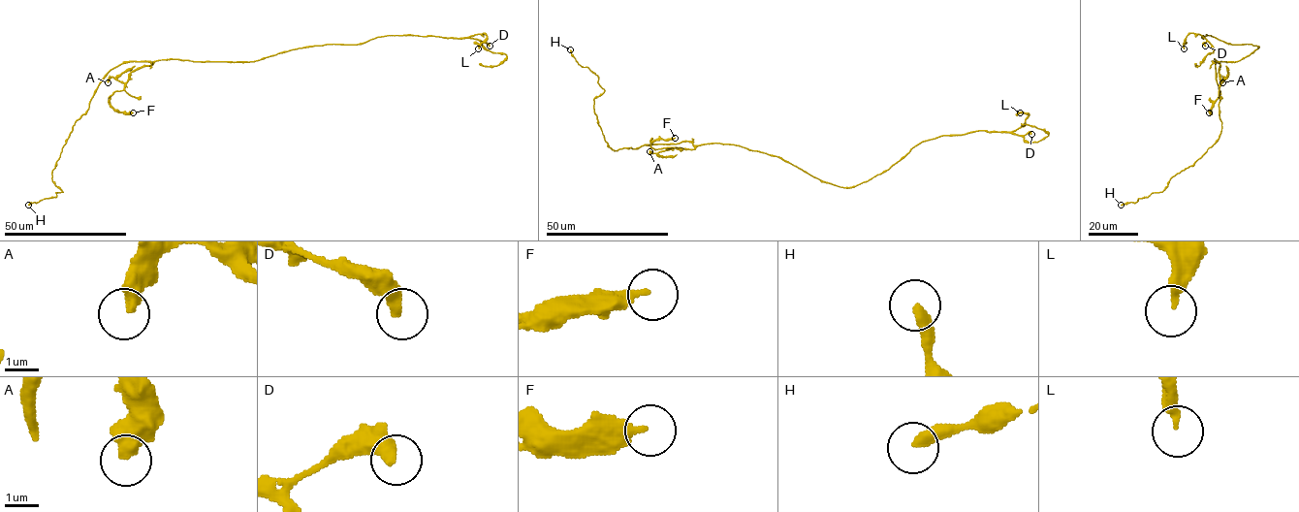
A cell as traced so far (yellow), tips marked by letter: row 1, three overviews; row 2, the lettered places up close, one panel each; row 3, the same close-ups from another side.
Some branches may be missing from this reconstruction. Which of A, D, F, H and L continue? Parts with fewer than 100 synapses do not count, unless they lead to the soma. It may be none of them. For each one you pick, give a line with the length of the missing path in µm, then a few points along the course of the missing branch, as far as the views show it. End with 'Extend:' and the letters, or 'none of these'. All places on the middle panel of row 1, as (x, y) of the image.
Extend: none of these

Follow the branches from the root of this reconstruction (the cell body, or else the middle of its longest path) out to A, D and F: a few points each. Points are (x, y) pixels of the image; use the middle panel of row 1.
A: (770, 154), (720, 143), (703, 144), (693, 149), (649, 151)
D: (770, 154), (779, 156), (822, 180), (850, 187), (885, 172), (921, 143), (941, 136), (983, 130), (1031, 134)
F: (770, 154), (730, 144), (703, 144), (693, 149), (650, 146), (657, 140), (675, 138)

